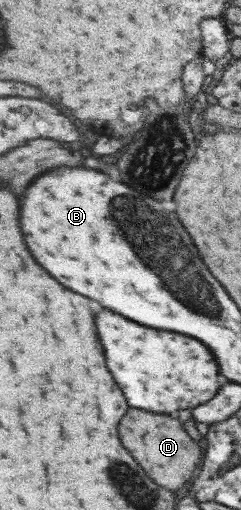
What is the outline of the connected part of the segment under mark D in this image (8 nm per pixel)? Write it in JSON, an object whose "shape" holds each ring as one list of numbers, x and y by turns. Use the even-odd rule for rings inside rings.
{"shape":[[132,408,128,416,124,416,124,424,120,424,120,434,124,436,124,444,128,444,130,452,144,464,150,476,168,490,180,490,190,482,202,464,202,446,186,432,184,424,172,416]]}

